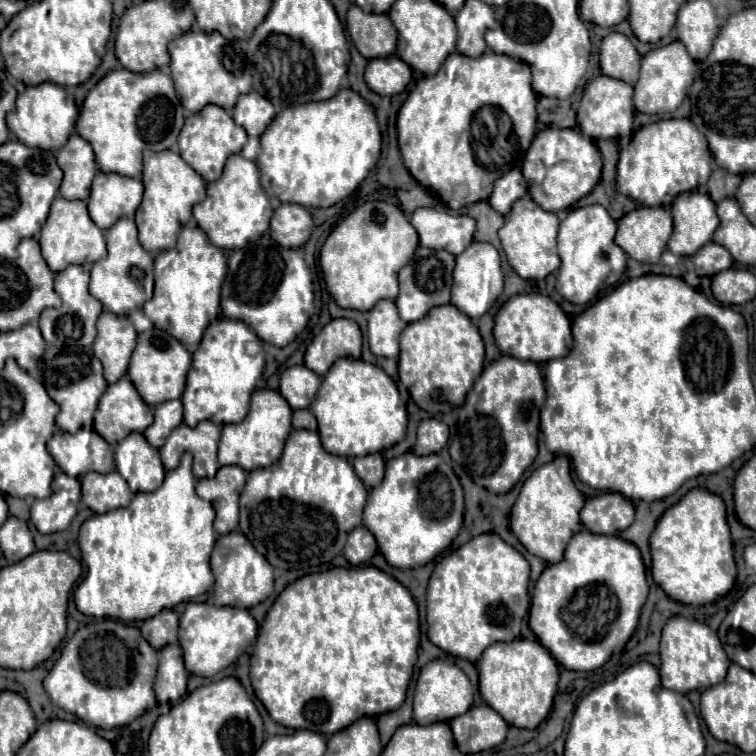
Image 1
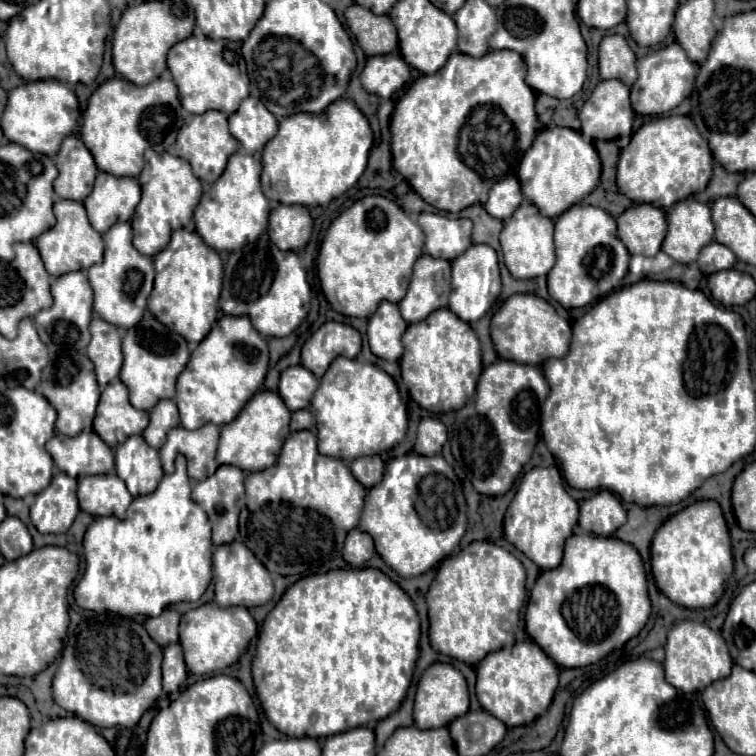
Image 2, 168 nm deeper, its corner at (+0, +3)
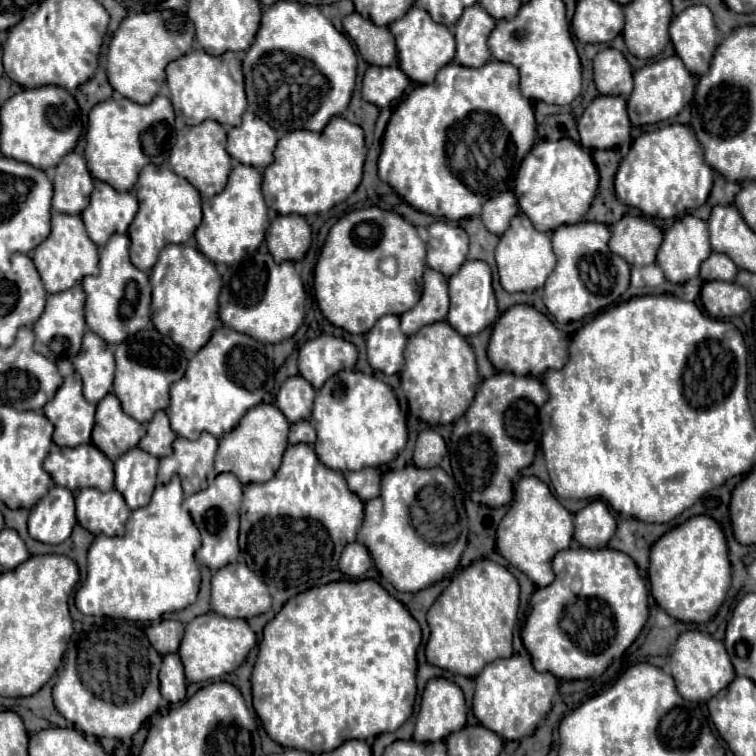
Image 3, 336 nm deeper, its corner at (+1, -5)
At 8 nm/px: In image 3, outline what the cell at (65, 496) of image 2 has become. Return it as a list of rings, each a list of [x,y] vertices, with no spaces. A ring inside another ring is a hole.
[[[58,485],[50,487],[48,495],[38,501],[38,505],[30,511],[28,519],[30,537],[50,545],[66,541],[74,525],[74,495],[70,489]]]

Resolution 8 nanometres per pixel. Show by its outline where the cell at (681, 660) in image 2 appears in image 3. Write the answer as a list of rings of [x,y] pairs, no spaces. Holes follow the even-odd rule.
[[[684,631],[678,637],[670,655],[670,675],[674,677],[678,693],[686,701],[708,701],[736,677],[724,643],[700,631]]]

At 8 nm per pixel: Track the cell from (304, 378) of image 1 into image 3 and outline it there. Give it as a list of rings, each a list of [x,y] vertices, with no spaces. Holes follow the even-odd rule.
[[[296,375],[282,383],[276,395],[276,407],[288,417],[290,423],[296,423],[310,417],[314,395],[314,387],[308,381],[304,381],[304,377]]]

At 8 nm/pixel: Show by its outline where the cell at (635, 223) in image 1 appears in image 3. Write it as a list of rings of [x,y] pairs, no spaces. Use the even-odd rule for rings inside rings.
[[[624,215],[612,225],[610,249],[612,253],[624,257],[632,267],[652,265],[656,261],[656,251],[662,243],[662,231],[640,215]]]

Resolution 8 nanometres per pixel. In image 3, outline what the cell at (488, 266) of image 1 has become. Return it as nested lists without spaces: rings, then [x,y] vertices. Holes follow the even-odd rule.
[[[466,261],[456,275],[448,279],[450,285],[450,311],[448,311],[448,323],[464,337],[476,335],[488,325],[492,325],[498,317],[498,305],[496,295],[492,287],[492,271],[486,261]]]

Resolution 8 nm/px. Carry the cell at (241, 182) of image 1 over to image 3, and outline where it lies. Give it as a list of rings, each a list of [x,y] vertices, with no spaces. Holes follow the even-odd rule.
[[[236,163],[230,171],[228,185],[222,193],[202,201],[204,219],[200,223],[200,245],[198,249],[214,263],[234,265],[242,257],[256,252],[266,237],[268,207],[262,195],[262,173],[256,167]]]

